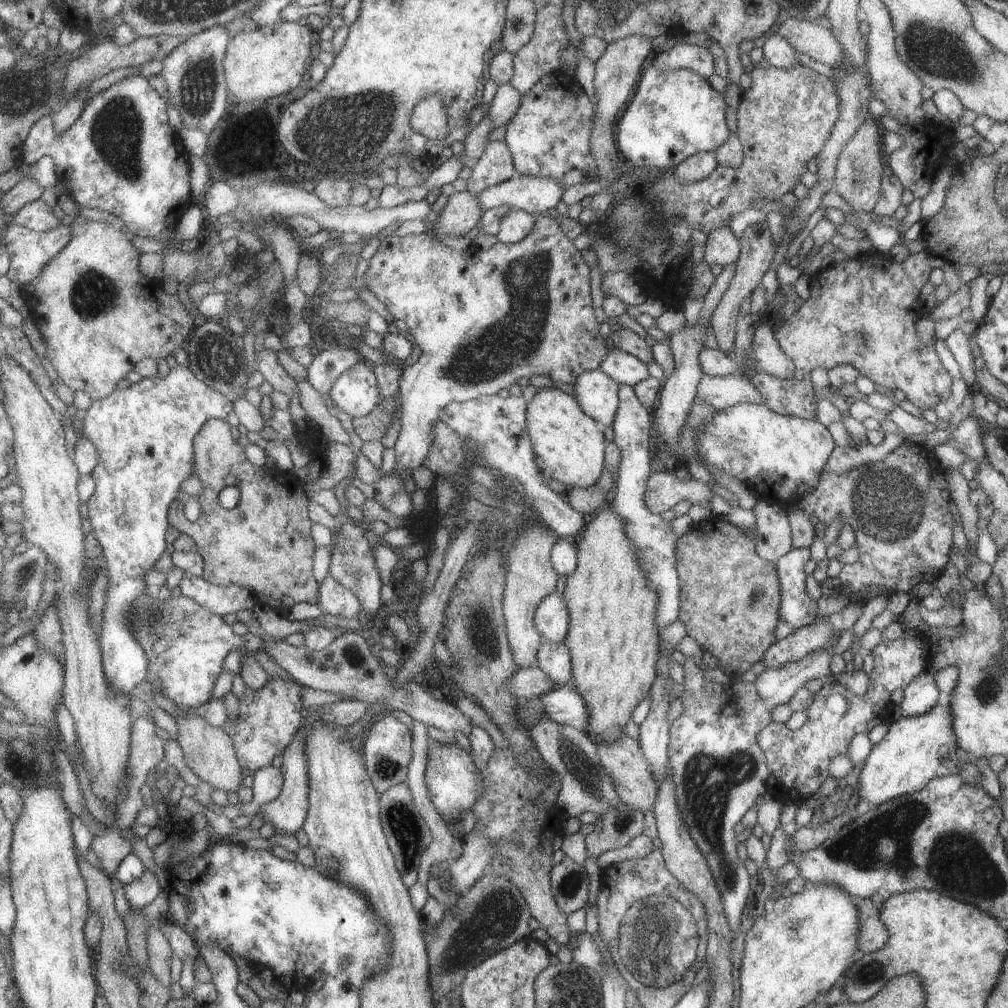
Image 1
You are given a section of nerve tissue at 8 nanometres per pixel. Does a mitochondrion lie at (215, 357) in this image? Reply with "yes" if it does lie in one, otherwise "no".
yes

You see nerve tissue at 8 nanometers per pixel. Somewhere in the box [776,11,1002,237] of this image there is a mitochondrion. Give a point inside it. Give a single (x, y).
(928, 44)

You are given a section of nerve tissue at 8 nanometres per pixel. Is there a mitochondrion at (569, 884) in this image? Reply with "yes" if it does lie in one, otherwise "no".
yes

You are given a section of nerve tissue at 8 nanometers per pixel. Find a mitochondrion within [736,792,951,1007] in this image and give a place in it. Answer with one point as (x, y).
(868, 974)

